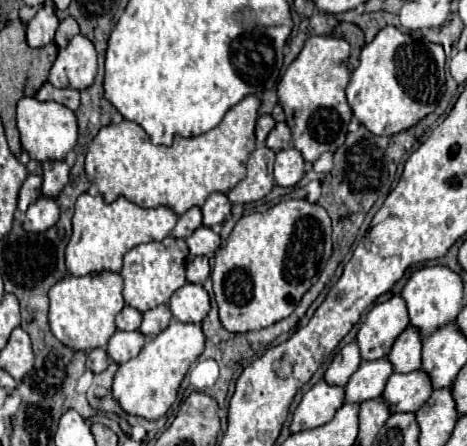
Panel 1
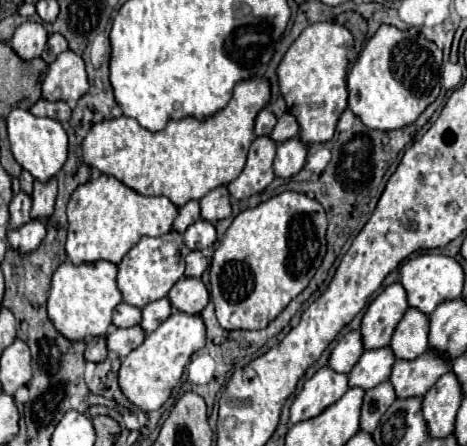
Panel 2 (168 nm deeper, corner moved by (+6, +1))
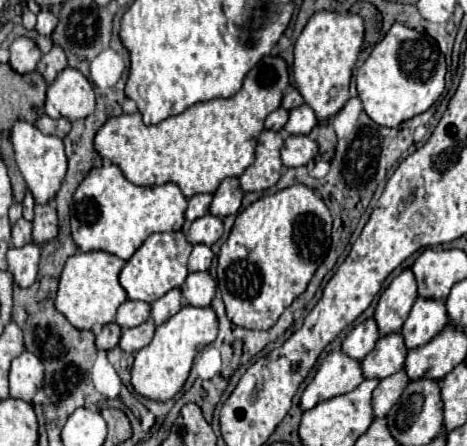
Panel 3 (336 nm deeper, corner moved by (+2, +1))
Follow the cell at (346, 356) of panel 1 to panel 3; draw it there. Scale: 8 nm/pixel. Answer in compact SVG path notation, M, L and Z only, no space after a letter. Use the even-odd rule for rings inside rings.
M373 318L361 322L359 326L355 326L345 342L343 342L343 352L355 360L361 360L365 358L377 344L379 340L379 328L377 328L377 322Z

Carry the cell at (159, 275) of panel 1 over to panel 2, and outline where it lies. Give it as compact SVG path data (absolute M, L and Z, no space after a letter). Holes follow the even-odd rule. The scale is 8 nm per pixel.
M175 230L167 232L165 236L151 238L145 236L141 238L121 260L119 264L119 274L117 274L117 284L123 294L123 300L131 306L143 308L149 302L155 302L159 298L165 298L167 292L173 288L183 278L185 272L185 256L191 250L185 246L183 236Z

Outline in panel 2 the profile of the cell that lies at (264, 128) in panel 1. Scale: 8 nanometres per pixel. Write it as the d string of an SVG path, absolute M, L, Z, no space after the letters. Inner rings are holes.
M263 108L255 118L255 136L267 136L273 130L275 122L277 118L267 108Z

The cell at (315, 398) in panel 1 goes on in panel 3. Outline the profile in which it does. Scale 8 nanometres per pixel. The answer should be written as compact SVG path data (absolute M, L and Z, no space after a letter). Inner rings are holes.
M331 352L301 394L301 410L311 410L323 400L347 394L363 380L359 360L353 360L345 352Z

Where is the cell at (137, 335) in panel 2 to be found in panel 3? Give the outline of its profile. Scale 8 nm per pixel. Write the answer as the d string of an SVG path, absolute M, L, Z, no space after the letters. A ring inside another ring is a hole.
M147 320L141 326L123 330L119 346L121 346L121 350L133 354L133 352L141 350L143 346L147 346L153 340L153 332L155 332L155 322L153 320Z

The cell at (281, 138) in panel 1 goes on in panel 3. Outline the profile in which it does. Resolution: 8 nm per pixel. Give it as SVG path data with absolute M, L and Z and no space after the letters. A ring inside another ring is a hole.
M301 104L289 112L289 122L287 122L285 130L289 134L309 134L317 124L319 124L319 120L317 120L313 108L307 104Z

